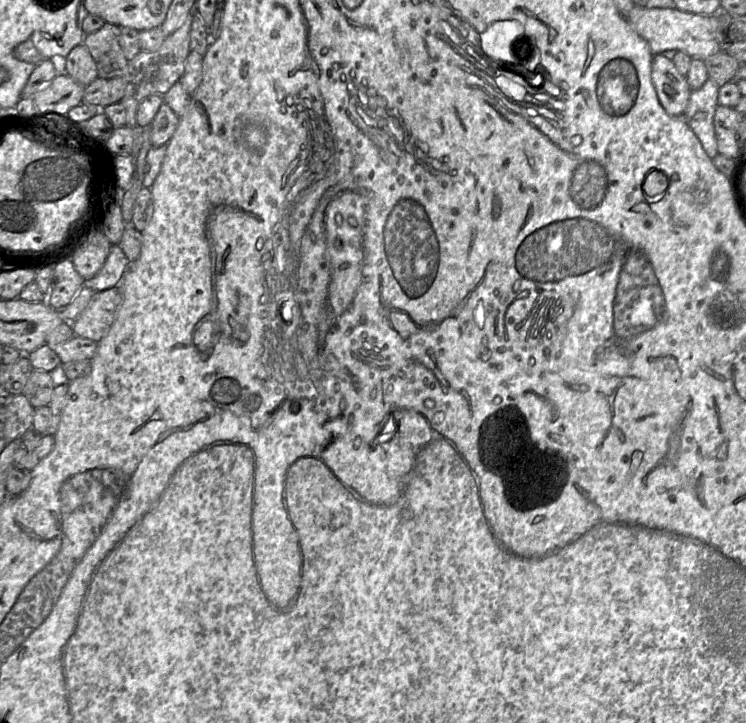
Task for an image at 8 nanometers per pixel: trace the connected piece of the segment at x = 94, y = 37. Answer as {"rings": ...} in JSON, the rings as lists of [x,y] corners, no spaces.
{"rings":[[[105,22],[99,30],[84,36],[83,44],[90,52],[98,78],[110,79],[125,74],[128,64],[120,46],[120,27]]]}

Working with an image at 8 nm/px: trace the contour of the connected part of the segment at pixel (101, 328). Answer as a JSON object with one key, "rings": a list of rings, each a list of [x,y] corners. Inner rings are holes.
{"rings":[[[118,287],[94,293],[87,307],[70,322],[74,336],[98,343],[110,330],[121,303],[122,295]]]}

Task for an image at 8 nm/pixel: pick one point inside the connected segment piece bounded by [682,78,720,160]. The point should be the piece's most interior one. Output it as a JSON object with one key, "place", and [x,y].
{"place":[699,115]}

